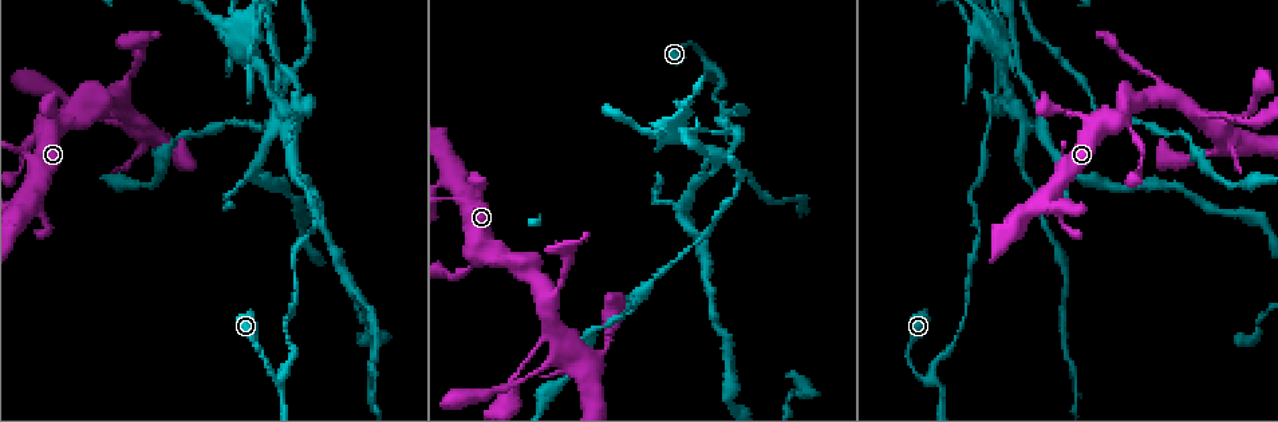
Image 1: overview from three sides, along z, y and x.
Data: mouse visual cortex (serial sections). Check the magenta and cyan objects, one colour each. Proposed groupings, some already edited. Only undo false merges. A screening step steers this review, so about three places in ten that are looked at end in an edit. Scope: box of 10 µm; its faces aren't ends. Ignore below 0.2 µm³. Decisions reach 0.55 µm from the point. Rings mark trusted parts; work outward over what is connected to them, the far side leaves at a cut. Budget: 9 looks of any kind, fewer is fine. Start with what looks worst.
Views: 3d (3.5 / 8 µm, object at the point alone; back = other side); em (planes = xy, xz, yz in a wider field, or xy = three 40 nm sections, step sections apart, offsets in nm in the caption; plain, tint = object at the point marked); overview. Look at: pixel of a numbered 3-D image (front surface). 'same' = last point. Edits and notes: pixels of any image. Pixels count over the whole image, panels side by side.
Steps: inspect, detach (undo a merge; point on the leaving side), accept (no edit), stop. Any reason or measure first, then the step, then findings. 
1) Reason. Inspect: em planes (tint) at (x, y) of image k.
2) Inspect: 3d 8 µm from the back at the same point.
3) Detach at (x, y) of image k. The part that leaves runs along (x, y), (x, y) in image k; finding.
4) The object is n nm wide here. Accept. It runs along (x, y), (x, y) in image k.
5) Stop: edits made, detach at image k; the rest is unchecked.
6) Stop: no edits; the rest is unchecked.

Sharp bend. Inspect: 3d 3.5 µm at (934, 377) of image 1.

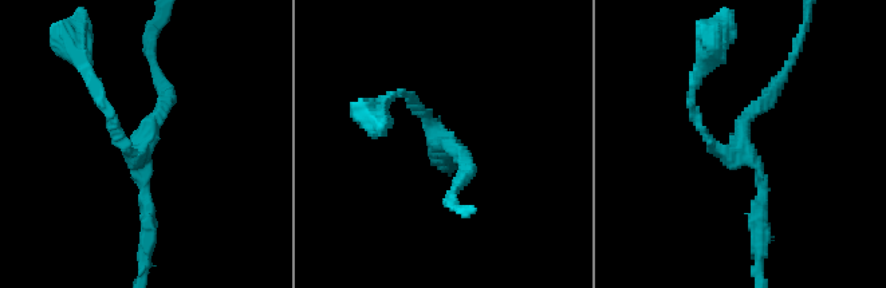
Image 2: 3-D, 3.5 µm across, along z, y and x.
Inspect: em xy step 2 (tint) at (133, 148) of image 2.

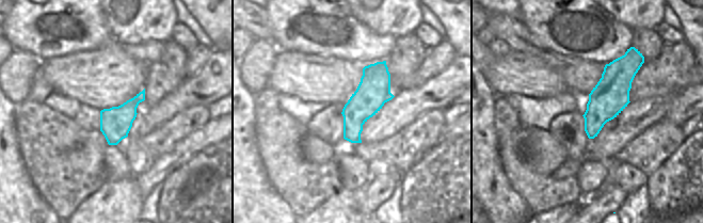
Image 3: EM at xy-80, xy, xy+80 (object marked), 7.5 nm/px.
Inspect: em xy step 3 (tint) at the same point.

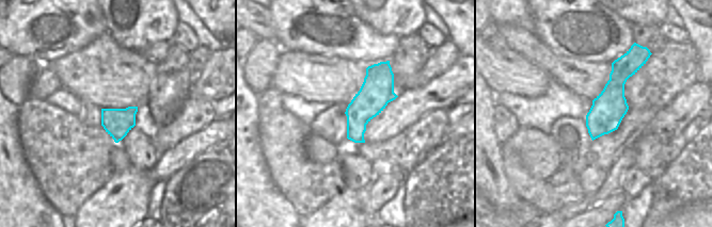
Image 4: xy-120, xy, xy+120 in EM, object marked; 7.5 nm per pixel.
Accept. It runs along (402, 93), (460, 182) in image 2; continuous, no second cell.

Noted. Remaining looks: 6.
Thin arm on a thick one. Inspect: 3d 3.5 µm at (479, 256) of image 1.

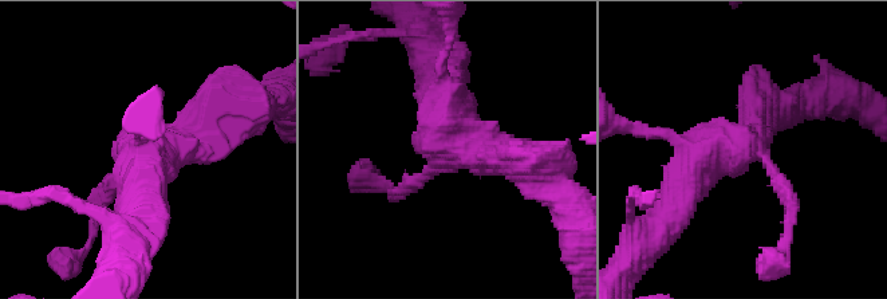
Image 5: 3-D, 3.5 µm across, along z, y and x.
Now the EM. Inspect: em xy step 5 (tint) at (442, 151) of image 5.

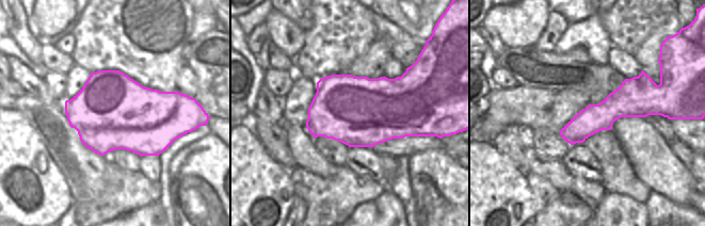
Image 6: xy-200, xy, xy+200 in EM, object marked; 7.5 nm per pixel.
Accept. It runs along (671, 205), (764, 110) in image 5; continuous, no second cell.

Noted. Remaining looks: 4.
Small branch off a trunk. Inspect: 3d 8 µm at (560, 344) of image 1.

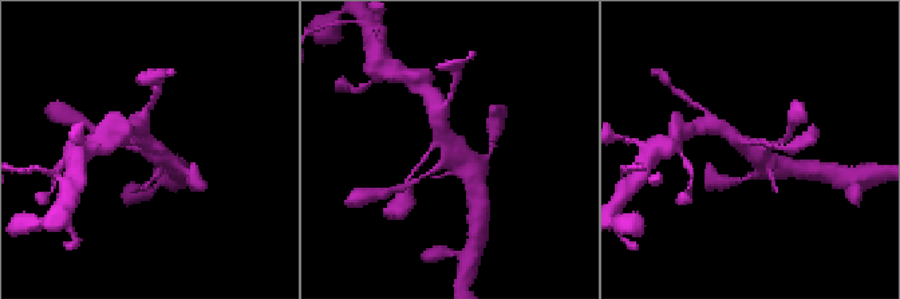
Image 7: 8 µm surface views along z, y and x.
Shape alone is not enough. Inspect: em xy step 5 (tint) at the same point.

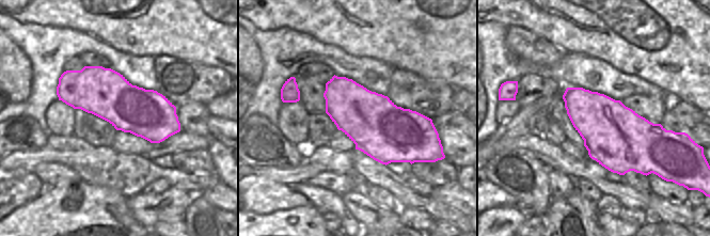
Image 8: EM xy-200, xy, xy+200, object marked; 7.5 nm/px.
Accept. It runs along (722, 128), (773, 169) in image 7; one cell here.

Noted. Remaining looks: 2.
Stop: no edits; the rest is unchecked.

